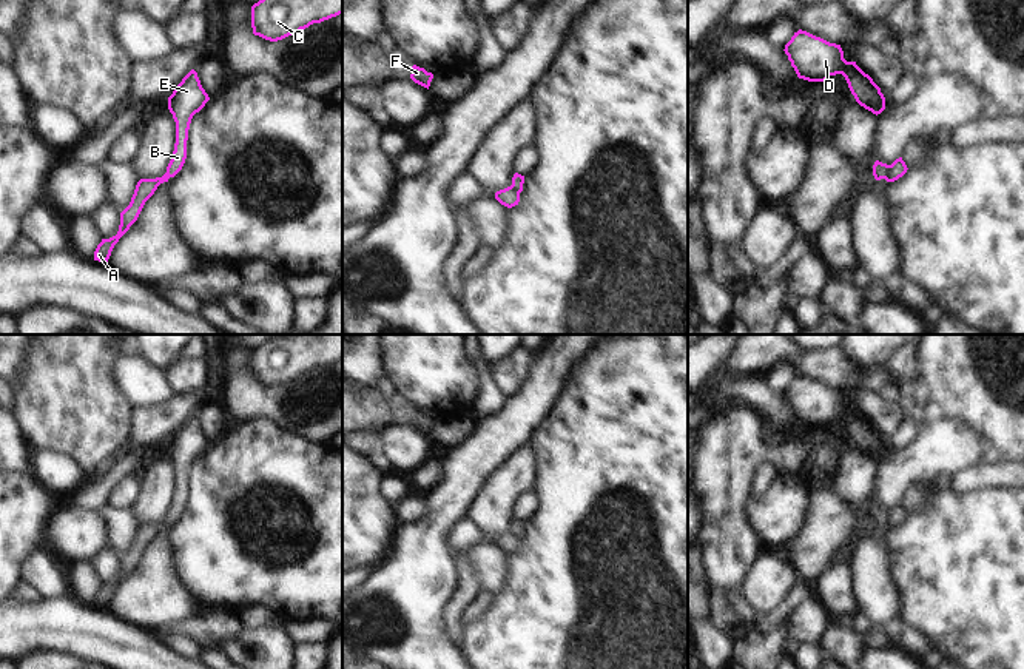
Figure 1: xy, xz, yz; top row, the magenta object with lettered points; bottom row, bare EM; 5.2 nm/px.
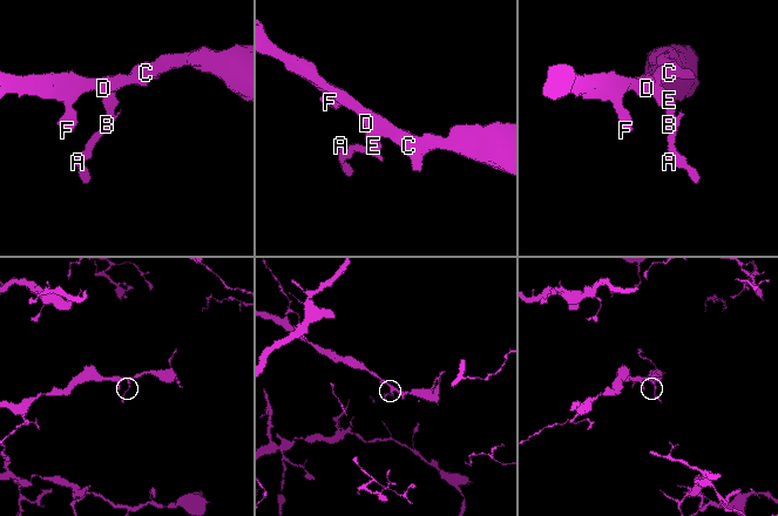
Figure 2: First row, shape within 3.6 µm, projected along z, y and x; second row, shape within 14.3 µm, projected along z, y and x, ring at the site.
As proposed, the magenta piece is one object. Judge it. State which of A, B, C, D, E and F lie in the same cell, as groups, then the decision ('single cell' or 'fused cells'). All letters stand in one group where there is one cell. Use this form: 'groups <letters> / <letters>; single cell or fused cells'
groups A / B C D E F; fused cells

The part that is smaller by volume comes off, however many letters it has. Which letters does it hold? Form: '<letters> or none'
A

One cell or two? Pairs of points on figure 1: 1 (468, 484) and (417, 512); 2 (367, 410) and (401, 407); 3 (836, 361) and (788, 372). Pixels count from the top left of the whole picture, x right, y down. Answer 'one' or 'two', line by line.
1: two
2: one
3: two

